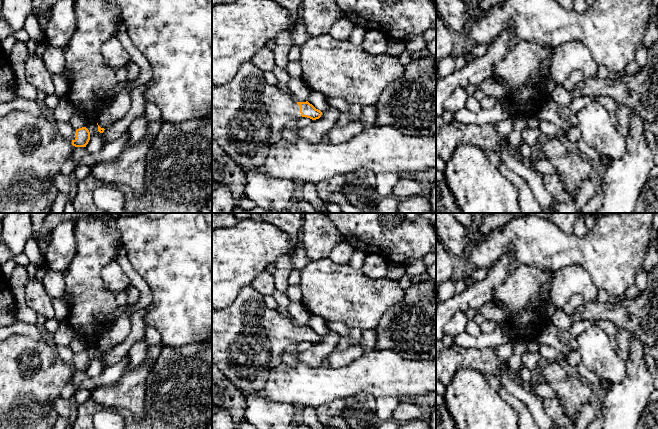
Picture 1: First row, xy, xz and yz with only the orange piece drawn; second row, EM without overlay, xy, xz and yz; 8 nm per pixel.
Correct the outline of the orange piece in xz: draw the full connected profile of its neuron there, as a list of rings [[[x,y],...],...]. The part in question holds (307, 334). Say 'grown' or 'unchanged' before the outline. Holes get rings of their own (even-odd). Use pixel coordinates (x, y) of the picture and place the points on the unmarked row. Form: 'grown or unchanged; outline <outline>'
grown; outline [[[252,285],[244,286],[230,306],[212,310],[212,364],[244,396],[264,388],[271,371],[281,364],[283,353],[300,341],[316,344],[321,339],[308,325],[296,326],[292,319],[270,309]]]

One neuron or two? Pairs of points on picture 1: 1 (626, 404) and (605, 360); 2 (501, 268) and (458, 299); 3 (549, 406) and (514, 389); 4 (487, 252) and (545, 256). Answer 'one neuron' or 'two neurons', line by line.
1: two neurons
2: one neuron
3: two neurons
4: one neuron

